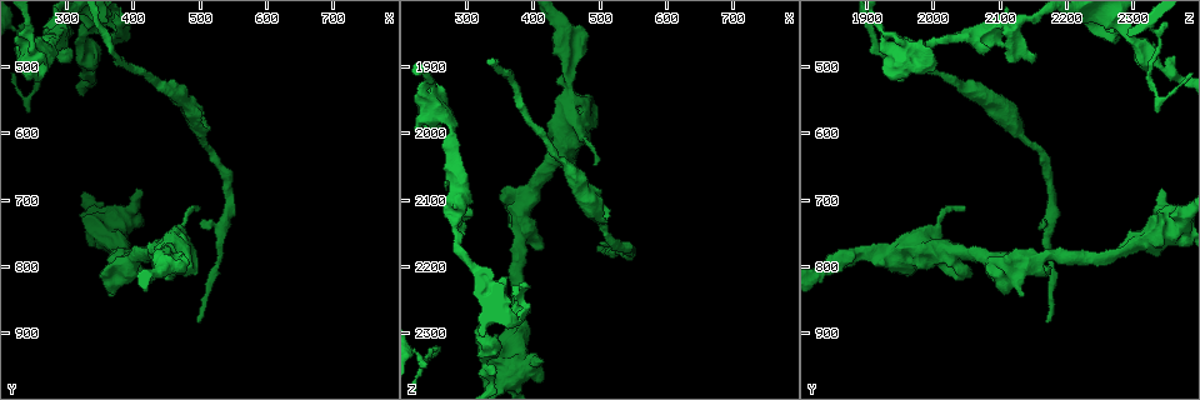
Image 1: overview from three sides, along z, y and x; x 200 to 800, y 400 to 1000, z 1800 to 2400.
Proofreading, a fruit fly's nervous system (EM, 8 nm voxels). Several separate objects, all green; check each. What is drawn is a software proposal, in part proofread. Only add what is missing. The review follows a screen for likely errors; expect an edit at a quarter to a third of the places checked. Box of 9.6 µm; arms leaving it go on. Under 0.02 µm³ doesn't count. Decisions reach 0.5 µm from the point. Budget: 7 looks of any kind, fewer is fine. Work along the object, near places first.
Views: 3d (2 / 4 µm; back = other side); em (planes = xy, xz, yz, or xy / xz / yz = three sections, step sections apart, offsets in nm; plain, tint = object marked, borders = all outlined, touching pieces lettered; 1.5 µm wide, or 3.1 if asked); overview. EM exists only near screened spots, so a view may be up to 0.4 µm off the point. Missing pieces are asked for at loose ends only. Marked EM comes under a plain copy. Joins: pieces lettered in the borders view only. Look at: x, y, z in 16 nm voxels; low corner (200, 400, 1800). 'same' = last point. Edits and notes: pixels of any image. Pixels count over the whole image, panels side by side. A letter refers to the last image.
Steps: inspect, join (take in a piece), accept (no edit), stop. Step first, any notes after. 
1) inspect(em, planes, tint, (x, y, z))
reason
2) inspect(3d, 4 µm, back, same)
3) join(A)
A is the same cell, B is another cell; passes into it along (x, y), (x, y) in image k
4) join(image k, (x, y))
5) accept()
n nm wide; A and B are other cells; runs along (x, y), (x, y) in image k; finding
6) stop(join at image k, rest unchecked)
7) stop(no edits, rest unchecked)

inspect(3d, 4 µm, back, (500, 885, 2175))

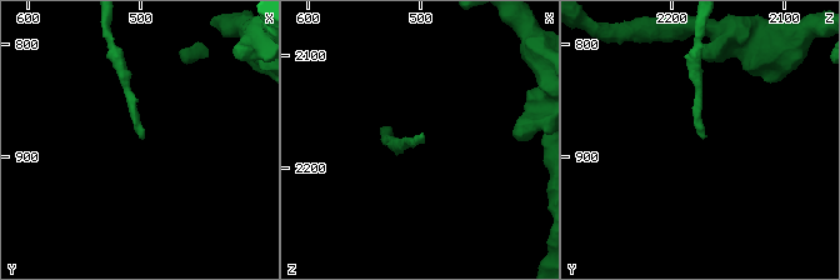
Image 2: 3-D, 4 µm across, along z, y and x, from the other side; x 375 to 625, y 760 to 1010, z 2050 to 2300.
inspect(em, planes, borders, (498, 886, 2172))
shape alone is not enough

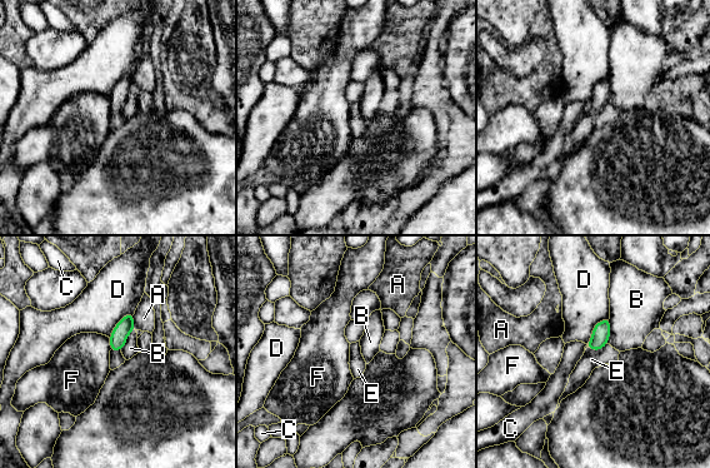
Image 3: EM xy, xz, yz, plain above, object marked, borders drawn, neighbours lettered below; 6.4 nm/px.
join(E)
110 nm wide; E is the same cell, A, B, C, D and F are other cells; passes into it along (600, 335), (596, 350), (591, 359) in image 3; it goes on there

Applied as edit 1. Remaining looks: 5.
inspect(3d, 2 µm, back, (495, 715, 2045))
branch stops here

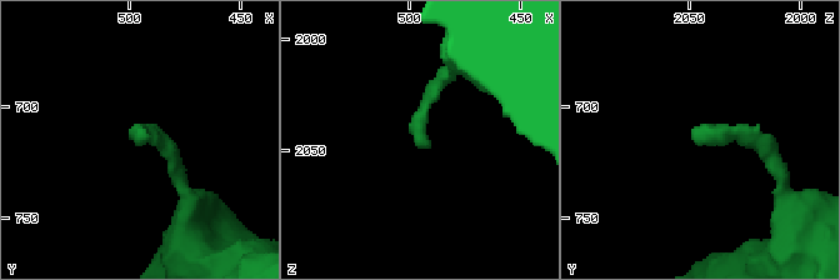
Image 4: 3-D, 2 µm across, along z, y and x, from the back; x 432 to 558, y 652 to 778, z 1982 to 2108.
inspect(em, planes, tint, (492, 715, 2048))

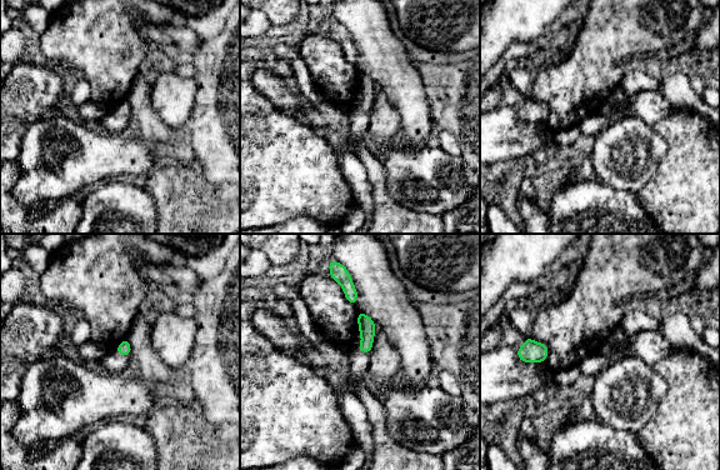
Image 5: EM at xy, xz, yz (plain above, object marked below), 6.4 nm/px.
inspect(em, planes, borders, same)
see the neighbours

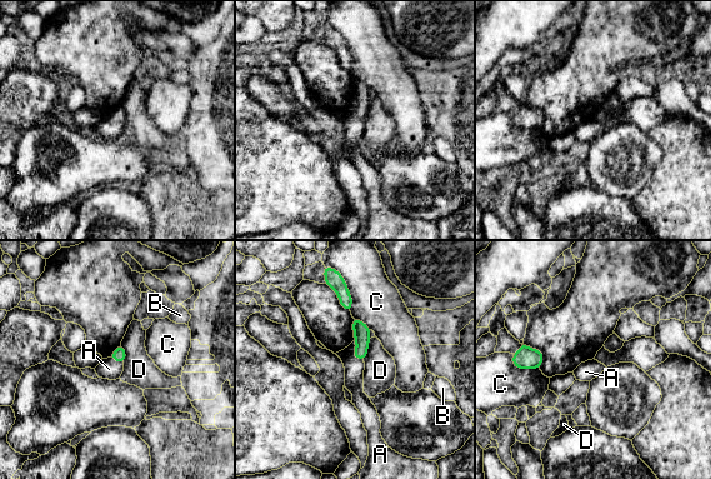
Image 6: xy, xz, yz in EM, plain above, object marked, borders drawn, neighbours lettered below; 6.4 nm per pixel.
accept()
A, B, C and D are other cells; border along (354, 339), (354, 357), (362, 360) in image 6; no lettered piece goes on from it

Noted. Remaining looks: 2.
stop(join at image 3, rest unchecked)

